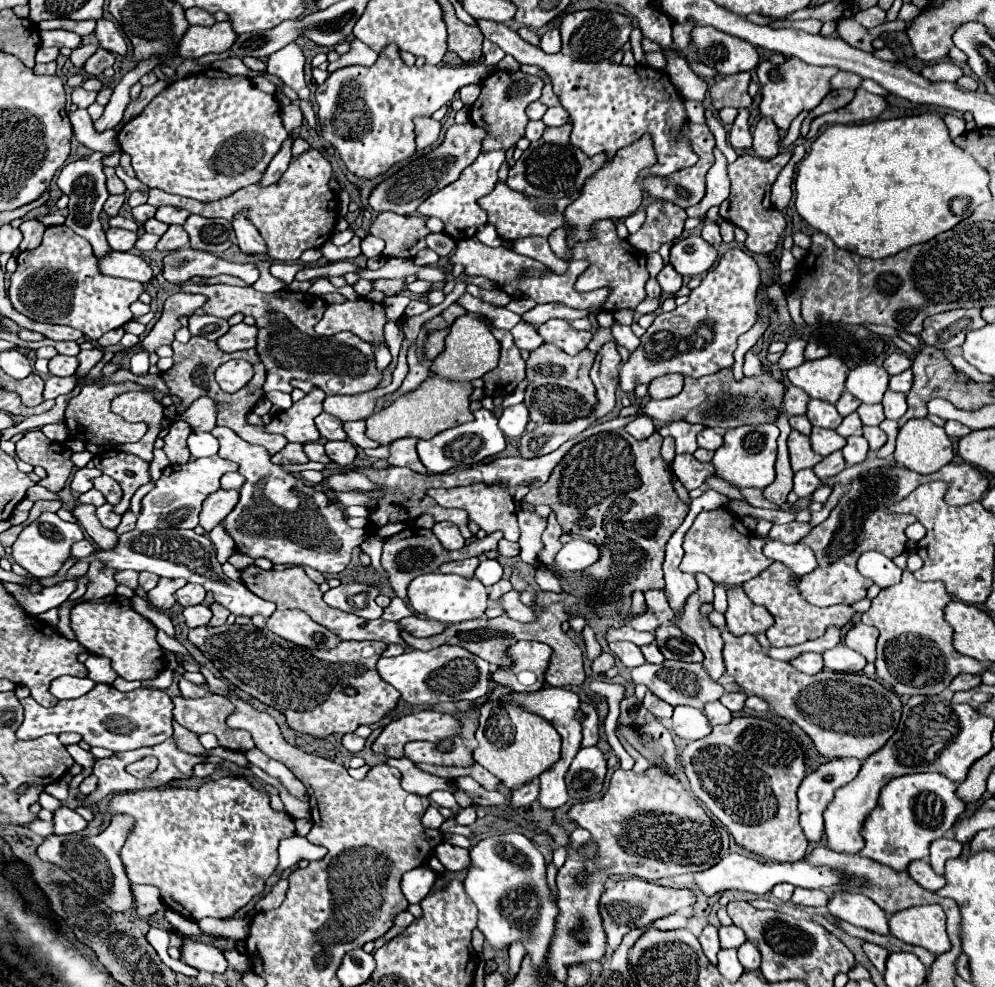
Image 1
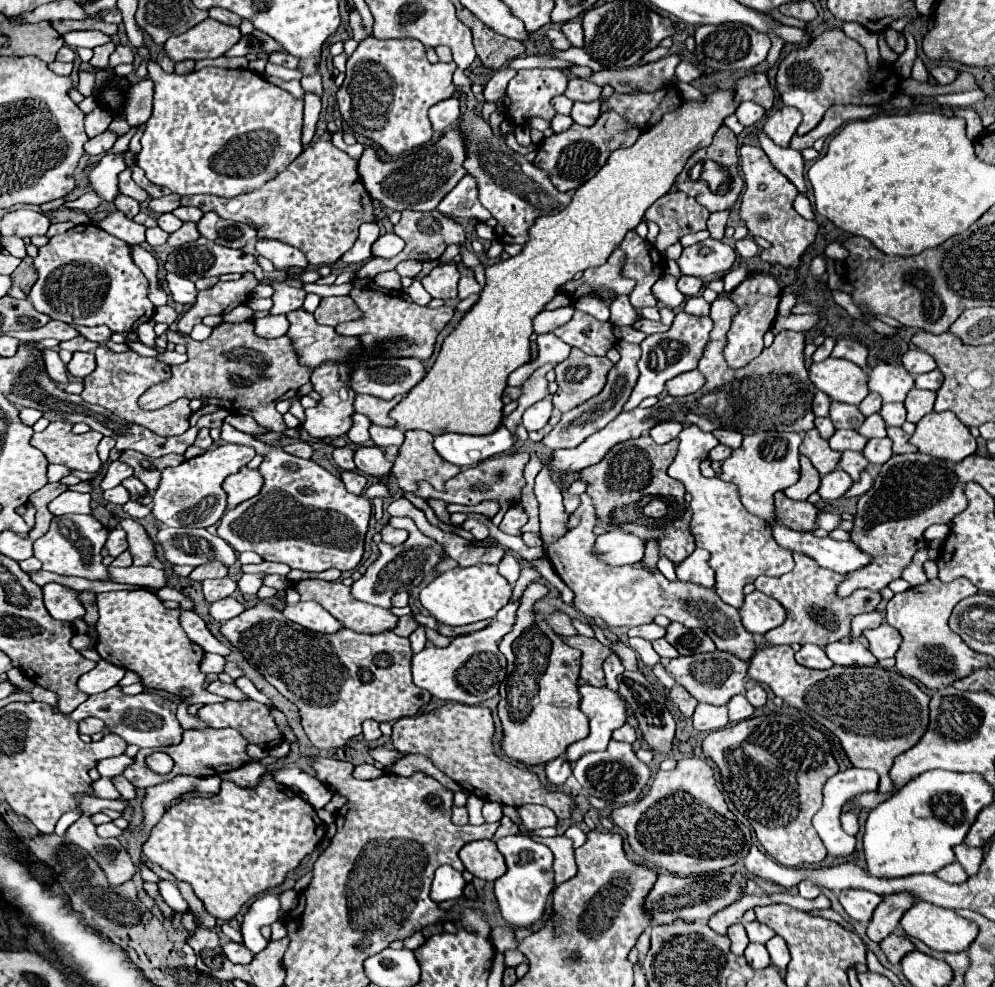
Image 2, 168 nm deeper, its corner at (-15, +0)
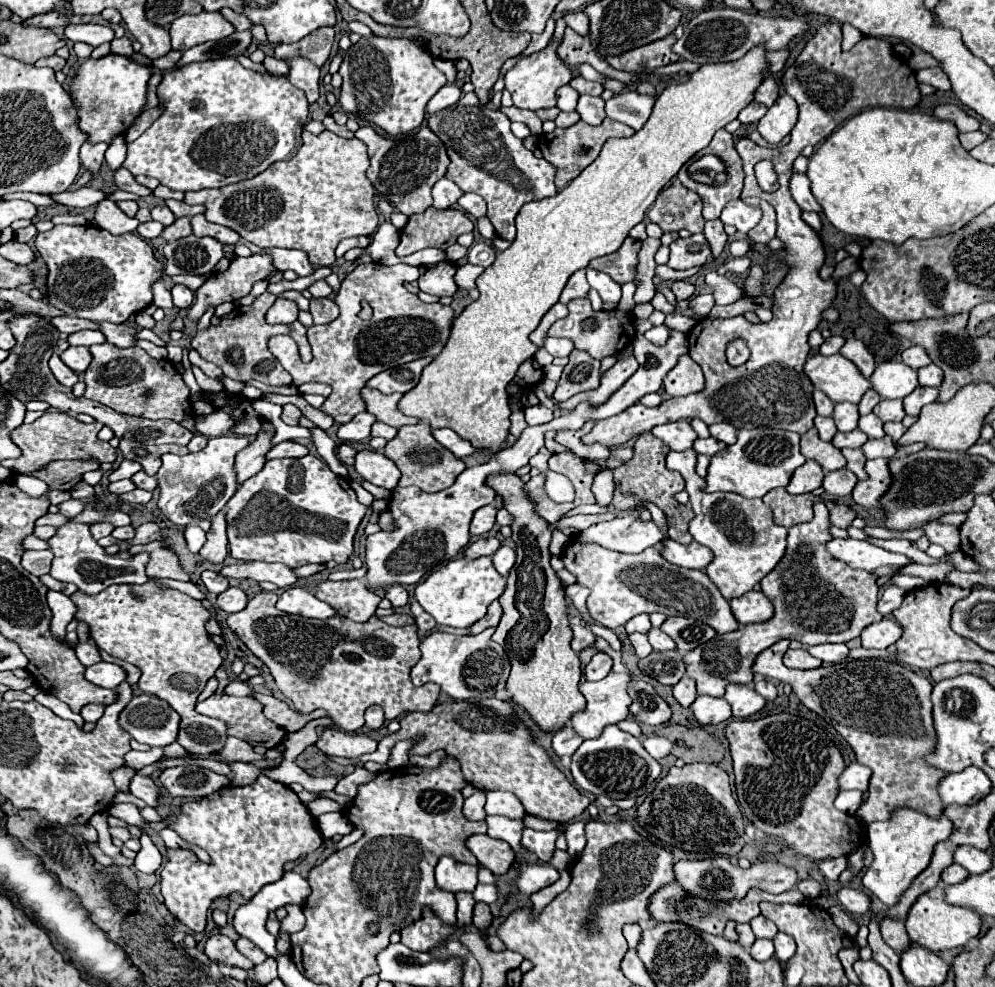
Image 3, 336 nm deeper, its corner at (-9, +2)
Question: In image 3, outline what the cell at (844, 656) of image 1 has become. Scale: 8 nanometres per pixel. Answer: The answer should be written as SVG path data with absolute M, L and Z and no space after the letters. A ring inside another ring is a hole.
M823 643L823 645L815 645L815 647L807 647L807 651L821 659L823 663L843 663L849 657L849 649L847 645L835 645L835 643Z

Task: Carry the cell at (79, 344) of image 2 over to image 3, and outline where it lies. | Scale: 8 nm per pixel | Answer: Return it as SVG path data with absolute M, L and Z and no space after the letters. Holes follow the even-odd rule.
M79 331L79 333L73 333L69 335L69 345L85 345L85 347L91 347L95 343L103 343L105 337L101 331Z

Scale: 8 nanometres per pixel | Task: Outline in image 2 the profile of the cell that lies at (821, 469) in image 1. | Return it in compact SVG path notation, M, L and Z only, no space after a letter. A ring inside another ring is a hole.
M845 451L843 457L841 457L841 461L839 461L839 467L843 471L847 471L853 477L853 481L859 481L859 473L867 465L869 465L869 461L865 459L865 455L863 453L857 453L857 451Z

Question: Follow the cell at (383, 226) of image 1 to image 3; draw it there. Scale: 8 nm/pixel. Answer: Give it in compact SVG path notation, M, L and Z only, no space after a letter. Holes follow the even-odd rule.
M429 207L423 213L409 217L407 225L400 231L399 257L407 257L425 247L447 249L461 233L473 231L473 221L457 209L435 209Z

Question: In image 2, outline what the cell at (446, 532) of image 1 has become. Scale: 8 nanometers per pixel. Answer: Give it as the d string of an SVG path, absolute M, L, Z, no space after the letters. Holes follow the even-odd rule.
M467 519L467 521L463 523L463 529L469 531L475 541L485 541L485 539L489 537L489 527L487 527L485 523L477 521L477 519Z

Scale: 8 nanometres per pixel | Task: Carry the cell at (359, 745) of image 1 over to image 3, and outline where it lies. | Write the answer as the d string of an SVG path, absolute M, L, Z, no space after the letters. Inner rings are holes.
M373 705L373 707L369 707L369 709L365 711L365 727L369 727L369 729L379 729L383 723L385 723L385 717L383 717L381 707Z

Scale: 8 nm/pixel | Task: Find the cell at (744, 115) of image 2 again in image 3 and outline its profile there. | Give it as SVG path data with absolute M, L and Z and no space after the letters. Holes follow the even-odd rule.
M753 101L753 103L749 103L749 105L739 113L737 119L739 119L743 125L749 125L749 123L757 123L765 113L767 113L767 107L761 105L761 103L757 103L757 101Z

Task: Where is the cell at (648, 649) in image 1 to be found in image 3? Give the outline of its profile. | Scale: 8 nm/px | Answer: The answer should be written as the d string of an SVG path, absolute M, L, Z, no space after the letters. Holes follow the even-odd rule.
M651 629L647 635L649 635L649 643L653 645L653 649L657 649L657 651L671 651L671 649L675 649L673 639L669 635L665 635L661 629Z

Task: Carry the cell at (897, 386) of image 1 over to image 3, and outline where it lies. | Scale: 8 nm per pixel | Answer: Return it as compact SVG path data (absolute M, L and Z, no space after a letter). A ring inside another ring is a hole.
M933 363L927 367L921 367L917 375L919 375L919 385L923 387L939 387L943 381L943 371Z

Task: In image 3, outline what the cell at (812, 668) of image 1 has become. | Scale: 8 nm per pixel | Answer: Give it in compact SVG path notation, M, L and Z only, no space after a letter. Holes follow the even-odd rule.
M805 647L787 649L787 653L783 657L783 663L787 667L793 667L793 669L815 669L815 667L821 667L821 659L815 659L813 655L809 655L809 651Z

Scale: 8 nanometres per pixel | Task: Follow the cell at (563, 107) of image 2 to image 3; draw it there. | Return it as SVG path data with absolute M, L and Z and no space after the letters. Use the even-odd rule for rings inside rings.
M563 85L557 89L557 107L561 111L575 111L577 99L579 99L579 93L575 89L571 89L569 85Z

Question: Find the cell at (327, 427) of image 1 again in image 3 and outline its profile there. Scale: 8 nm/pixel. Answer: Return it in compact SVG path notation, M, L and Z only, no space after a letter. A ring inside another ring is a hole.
M363 411L363 413L355 415L349 423L341 425L337 435L339 435L339 439L343 439L343 441L351 441L351 443L355 443L355 441L363 441L363 439L369 437L373 421L375 421L375 417L373 417L371 413L367 413L367 411Z

